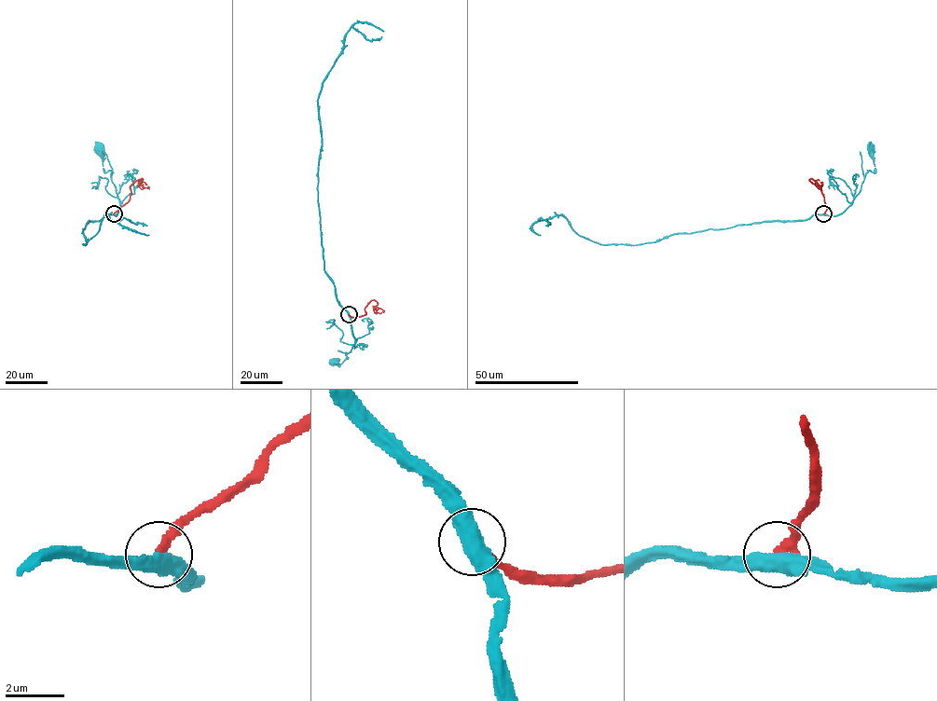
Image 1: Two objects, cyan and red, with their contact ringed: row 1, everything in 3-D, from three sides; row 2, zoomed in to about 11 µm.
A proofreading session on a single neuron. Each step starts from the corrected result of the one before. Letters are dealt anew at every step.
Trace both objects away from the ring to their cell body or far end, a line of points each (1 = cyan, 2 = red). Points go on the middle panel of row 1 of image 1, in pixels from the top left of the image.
1: (349, 315), (354, 344), (339, 365), (333, 361)
2: (349, 315), (364, 315), (365, 309), (372, 300), (378, 304), (374, 312), (382, 312)

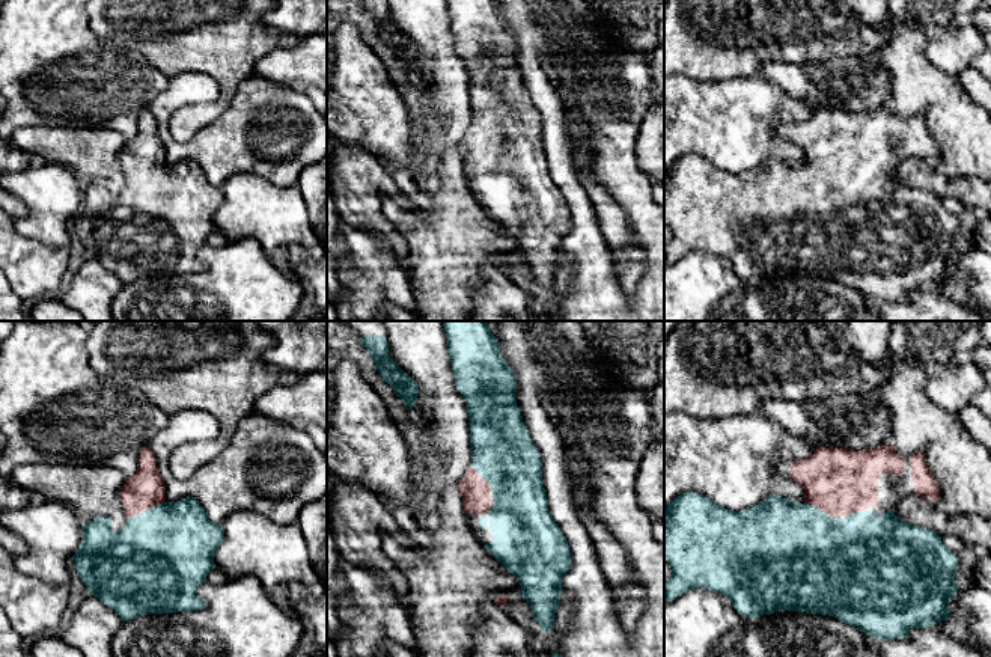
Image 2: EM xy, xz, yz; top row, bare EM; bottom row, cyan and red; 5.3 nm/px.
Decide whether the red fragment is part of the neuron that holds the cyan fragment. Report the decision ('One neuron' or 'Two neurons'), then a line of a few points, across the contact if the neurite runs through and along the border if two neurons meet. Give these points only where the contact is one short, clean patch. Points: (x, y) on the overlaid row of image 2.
One neuron. Line: xy (164, 553), (148, 510), (143, 501), (143, 490)

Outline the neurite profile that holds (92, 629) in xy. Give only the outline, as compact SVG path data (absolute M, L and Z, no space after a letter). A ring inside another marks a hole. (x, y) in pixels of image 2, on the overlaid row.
M89 594L75 612L71 625L59 636L83 657L113 657L113 636L123 625L120 616Z

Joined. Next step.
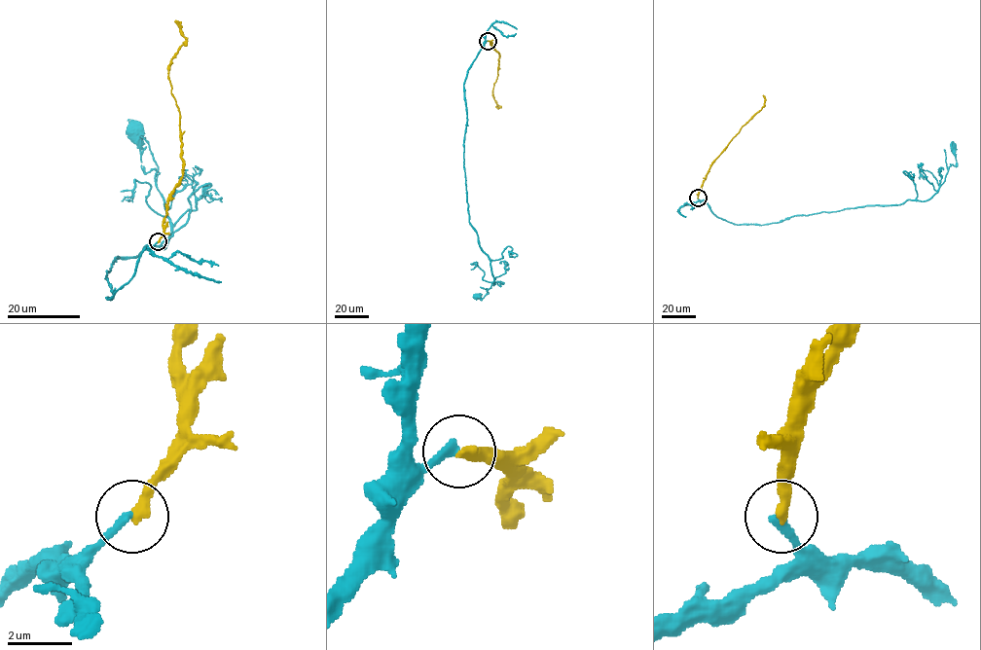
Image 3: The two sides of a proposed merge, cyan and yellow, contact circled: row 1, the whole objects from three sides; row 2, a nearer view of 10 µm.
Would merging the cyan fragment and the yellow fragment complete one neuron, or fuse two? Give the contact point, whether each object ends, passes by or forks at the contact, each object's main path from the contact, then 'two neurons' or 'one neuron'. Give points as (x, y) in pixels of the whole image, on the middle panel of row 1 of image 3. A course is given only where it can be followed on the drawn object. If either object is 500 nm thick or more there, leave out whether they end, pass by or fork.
place (488, 41); cyan ends; yellow ends; course cyan (488, 41), (473, 60), (463, 85), (469, 221), (490, 262), (493, 277), (488, 293), (482, 300), (476, 295); course yellow (488, 41), (499, 54), (492, 96), (500, 107), (495, 106); two neurons

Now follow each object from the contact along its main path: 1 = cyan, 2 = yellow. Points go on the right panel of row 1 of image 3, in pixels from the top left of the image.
1: (698, 198), (728, 222), (759, 225), (795, 215), (927, 200), (937, 192), (949, 167), (957, 165), (952, 147)
2: (698, 198), (710, 165), (764, 106), (763, 95)

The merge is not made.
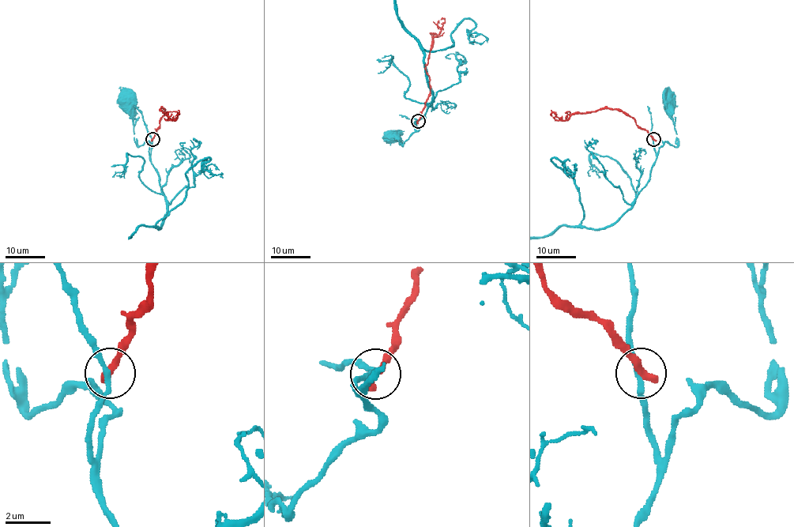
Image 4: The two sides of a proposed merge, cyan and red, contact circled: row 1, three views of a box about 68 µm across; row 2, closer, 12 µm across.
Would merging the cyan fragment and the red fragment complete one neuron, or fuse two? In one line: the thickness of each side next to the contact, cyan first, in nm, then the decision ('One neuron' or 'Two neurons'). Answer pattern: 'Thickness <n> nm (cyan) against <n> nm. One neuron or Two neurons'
Thickness 200 nm (cyan) against 400 nm. Two neurons

